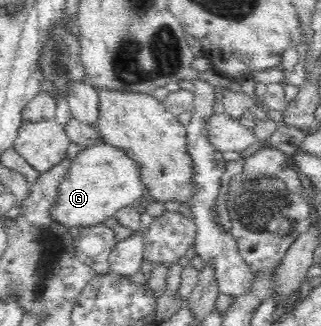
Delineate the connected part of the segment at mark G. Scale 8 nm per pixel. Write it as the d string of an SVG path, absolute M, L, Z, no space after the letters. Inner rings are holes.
M105 142L79 151L67 175L58 185L57 198L49 210L50 218L66 230L81 230L105 223L107 218L113 217L121 208L136 204L142 197L144 187L138 173L137 165L125 153Z

